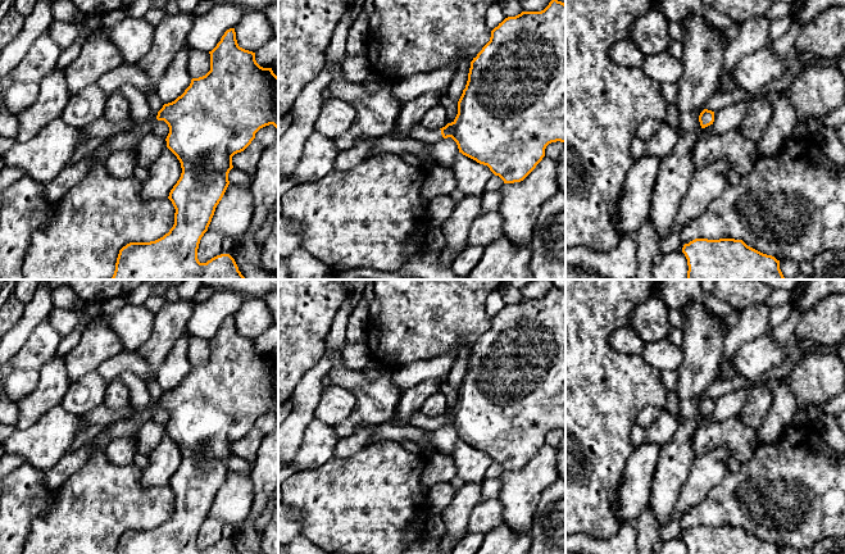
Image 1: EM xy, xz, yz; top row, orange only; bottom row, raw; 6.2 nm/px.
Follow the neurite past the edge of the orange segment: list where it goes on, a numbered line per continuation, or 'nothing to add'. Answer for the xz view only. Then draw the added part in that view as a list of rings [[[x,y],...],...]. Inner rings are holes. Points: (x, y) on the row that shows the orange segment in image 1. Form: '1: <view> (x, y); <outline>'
1: xz (426, 136); [[[421,123],[412,128],[409,137],[421,141],[424,145],[436,144],[444,138],[441,130],[427,130]]]

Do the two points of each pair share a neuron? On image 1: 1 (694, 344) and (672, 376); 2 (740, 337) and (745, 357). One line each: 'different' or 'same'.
1: different
2: different

